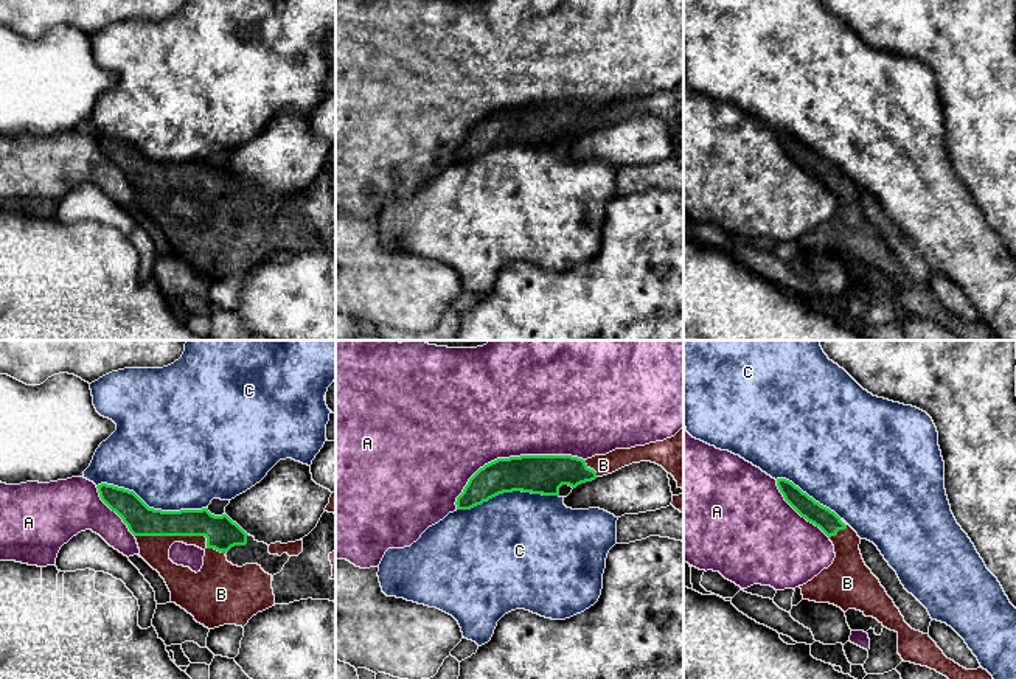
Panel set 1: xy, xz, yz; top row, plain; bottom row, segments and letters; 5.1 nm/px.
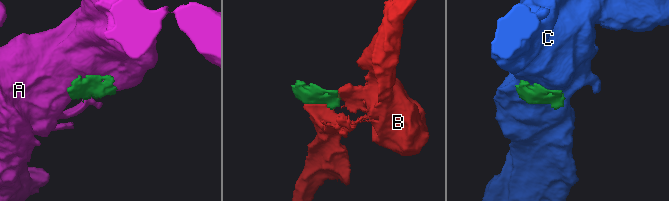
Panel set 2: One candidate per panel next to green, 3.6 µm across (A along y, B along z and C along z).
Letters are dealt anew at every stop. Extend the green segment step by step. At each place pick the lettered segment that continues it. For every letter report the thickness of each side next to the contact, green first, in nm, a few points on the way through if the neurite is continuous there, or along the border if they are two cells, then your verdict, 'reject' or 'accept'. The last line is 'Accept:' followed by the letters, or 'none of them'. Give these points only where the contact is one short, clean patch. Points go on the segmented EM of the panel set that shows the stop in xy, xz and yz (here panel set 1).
A: 200/500 nm | reject
B: 170/160 nm | accept
C: 160/480 nm | reject
Accept: B

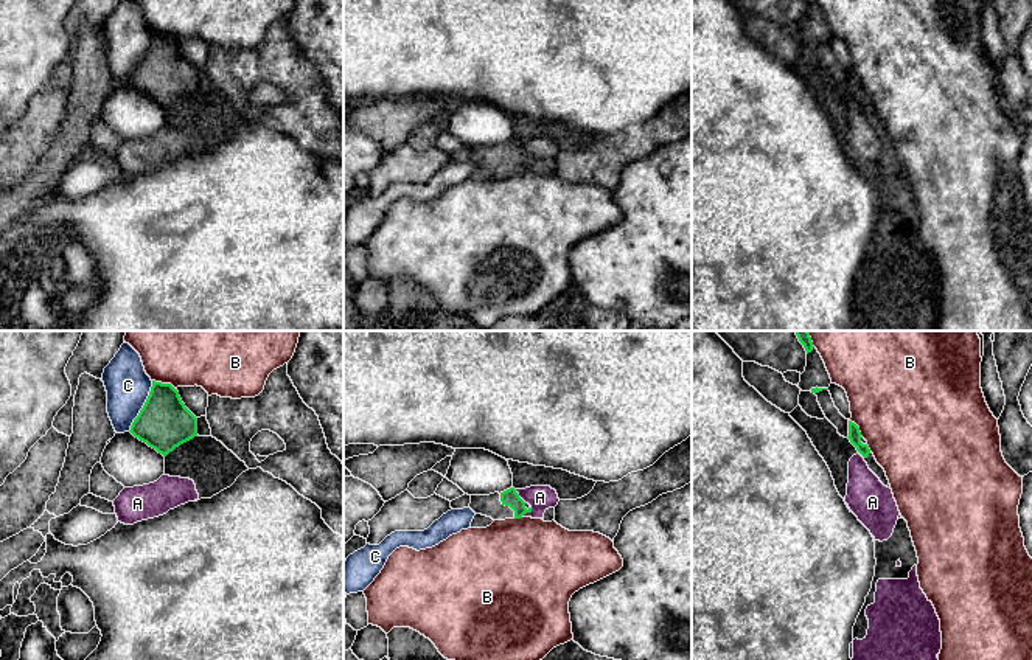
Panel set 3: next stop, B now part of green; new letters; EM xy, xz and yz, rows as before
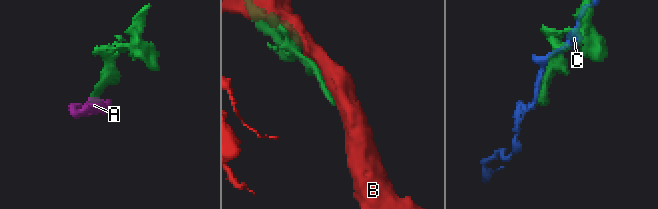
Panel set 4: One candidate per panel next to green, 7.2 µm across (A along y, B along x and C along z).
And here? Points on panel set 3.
A: 90/130 nm | across xz (510, 497), (518, 496), (540, 497) | accept
B: 280/480 nm | reject
C: 280/240 nm | reject
Accept: A

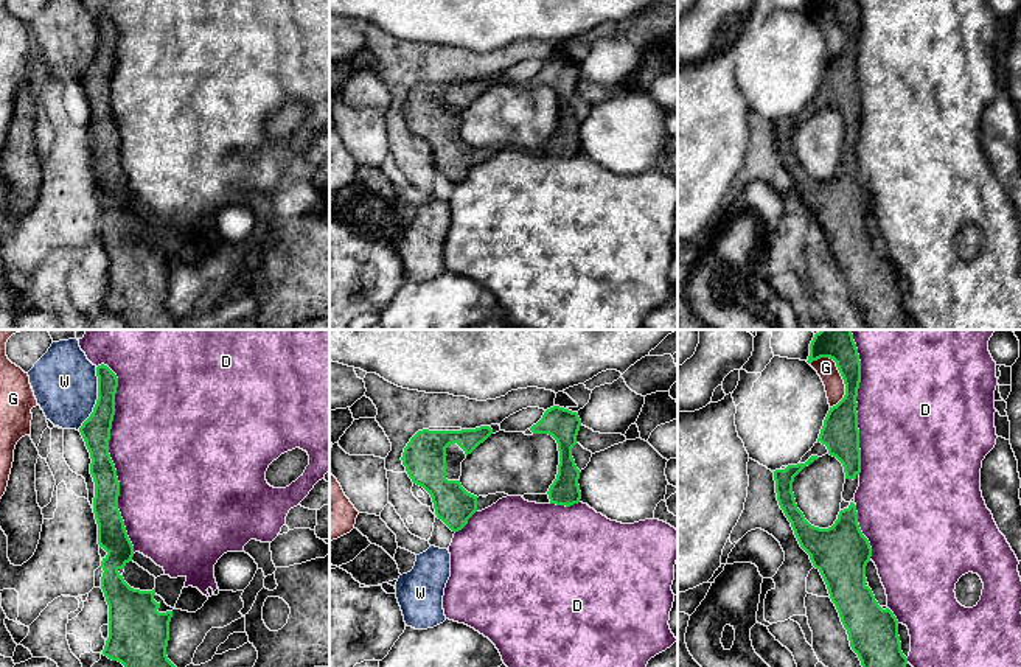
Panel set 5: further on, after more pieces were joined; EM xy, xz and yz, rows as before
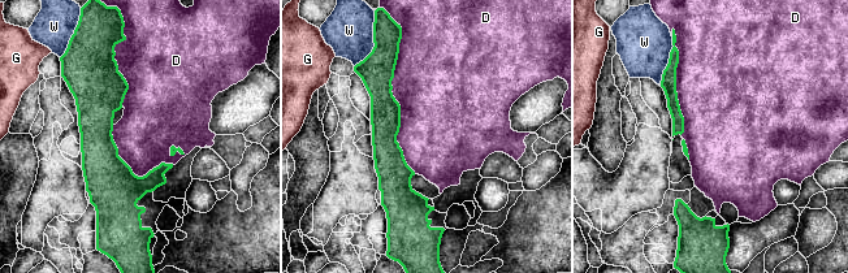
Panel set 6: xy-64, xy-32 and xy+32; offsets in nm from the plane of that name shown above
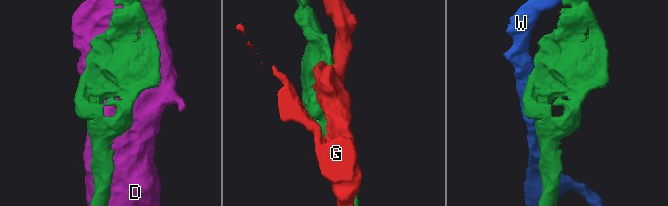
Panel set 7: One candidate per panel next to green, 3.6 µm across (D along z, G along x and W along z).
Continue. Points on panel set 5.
D: 150/480 nm | reject
G: 190/110 nm | reject
W: 150/340 nm | reject
Accept: none of them

